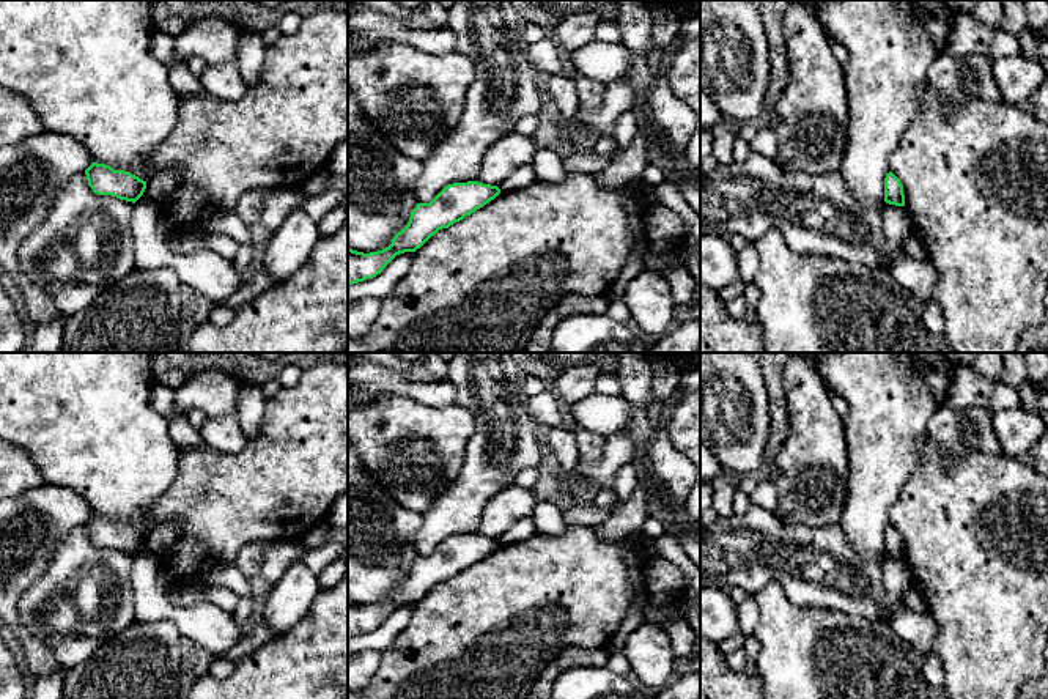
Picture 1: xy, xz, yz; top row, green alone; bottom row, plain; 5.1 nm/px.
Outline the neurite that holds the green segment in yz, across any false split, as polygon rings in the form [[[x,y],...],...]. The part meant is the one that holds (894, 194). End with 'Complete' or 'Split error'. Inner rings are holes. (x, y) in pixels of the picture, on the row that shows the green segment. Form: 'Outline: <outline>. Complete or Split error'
Outline: [[[892,172],[884,178],[884,202],[895,206],[905,206],[903,186]]]. Complete

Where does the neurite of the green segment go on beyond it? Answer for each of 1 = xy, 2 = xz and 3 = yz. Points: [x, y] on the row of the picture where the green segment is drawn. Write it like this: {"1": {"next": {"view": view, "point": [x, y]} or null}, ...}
{"1": {"next": null}, "2": {"next": null}, "3": {"next": null}}

